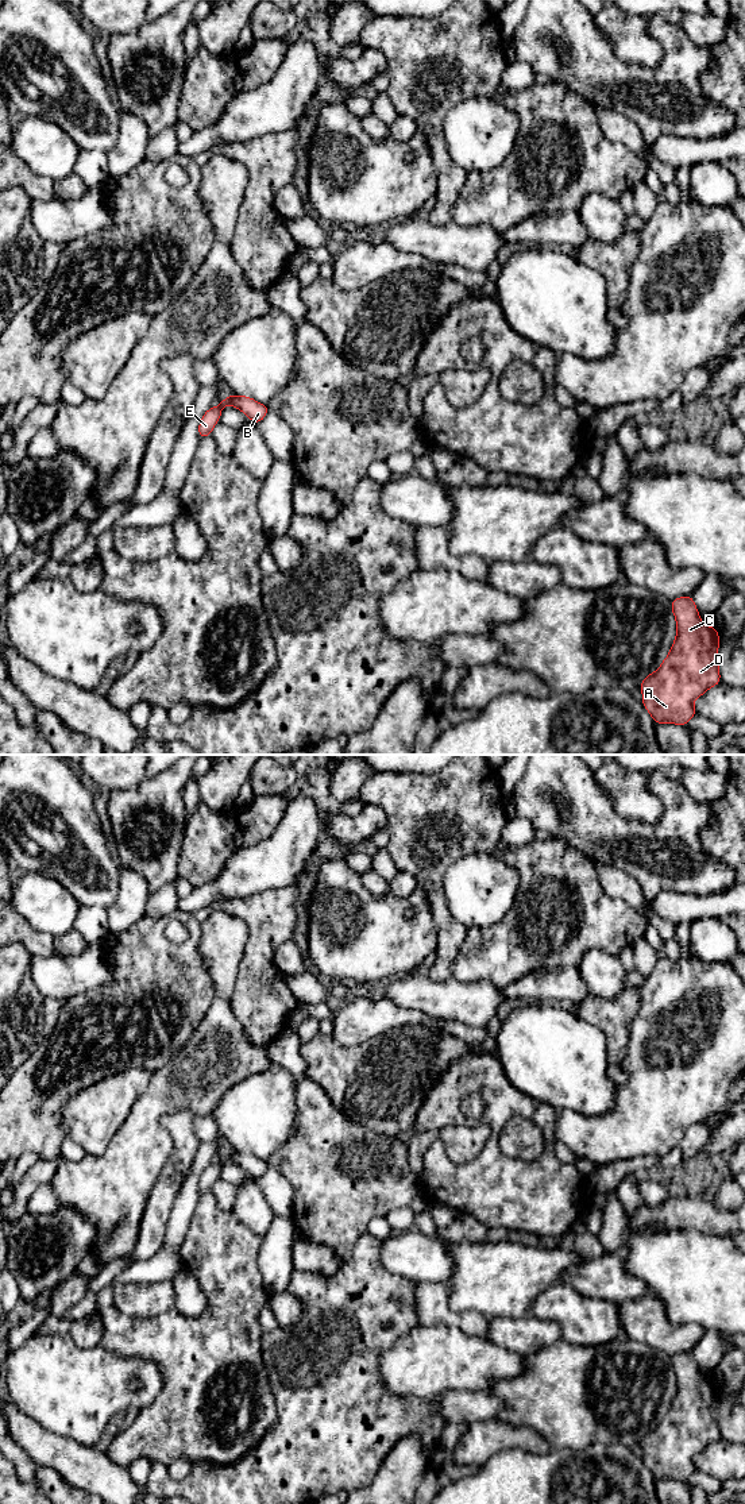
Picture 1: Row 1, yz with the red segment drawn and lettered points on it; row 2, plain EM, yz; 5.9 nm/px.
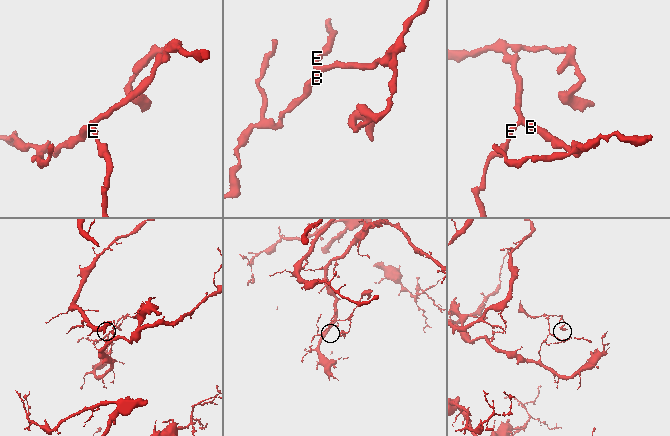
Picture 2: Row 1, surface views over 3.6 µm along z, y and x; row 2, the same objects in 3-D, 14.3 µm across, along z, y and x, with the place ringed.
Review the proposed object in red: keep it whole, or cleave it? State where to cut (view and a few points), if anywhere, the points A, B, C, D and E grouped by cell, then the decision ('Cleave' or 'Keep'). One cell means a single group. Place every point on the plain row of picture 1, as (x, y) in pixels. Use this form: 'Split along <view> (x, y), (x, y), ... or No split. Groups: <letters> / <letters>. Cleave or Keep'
Split along yz (228, 1153), (232, 1160). Groups: A C D E / B. Cleave

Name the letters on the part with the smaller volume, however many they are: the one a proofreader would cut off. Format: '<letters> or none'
B

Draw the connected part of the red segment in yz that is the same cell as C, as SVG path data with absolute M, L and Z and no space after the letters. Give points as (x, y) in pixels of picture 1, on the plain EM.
M692 1351L672 1355L671 1365L676 1393L660 1423L641 1438L641 1459L655 1480L686 1482L696 1472L694 1457L721 1439L721 1393L703 1380Z

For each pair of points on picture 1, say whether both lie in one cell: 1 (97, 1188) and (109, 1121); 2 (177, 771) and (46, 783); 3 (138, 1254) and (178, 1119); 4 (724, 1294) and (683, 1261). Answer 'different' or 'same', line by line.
1: different
2: different
3: same
4: same

